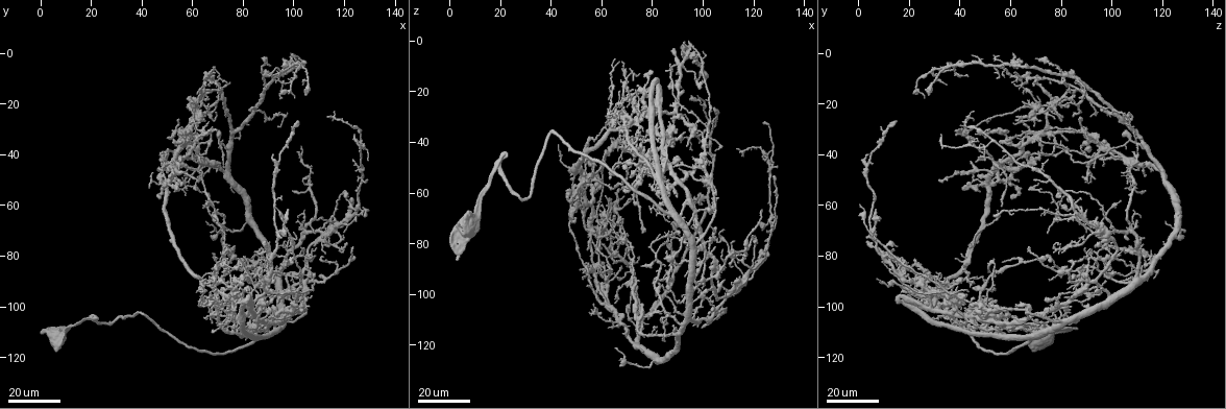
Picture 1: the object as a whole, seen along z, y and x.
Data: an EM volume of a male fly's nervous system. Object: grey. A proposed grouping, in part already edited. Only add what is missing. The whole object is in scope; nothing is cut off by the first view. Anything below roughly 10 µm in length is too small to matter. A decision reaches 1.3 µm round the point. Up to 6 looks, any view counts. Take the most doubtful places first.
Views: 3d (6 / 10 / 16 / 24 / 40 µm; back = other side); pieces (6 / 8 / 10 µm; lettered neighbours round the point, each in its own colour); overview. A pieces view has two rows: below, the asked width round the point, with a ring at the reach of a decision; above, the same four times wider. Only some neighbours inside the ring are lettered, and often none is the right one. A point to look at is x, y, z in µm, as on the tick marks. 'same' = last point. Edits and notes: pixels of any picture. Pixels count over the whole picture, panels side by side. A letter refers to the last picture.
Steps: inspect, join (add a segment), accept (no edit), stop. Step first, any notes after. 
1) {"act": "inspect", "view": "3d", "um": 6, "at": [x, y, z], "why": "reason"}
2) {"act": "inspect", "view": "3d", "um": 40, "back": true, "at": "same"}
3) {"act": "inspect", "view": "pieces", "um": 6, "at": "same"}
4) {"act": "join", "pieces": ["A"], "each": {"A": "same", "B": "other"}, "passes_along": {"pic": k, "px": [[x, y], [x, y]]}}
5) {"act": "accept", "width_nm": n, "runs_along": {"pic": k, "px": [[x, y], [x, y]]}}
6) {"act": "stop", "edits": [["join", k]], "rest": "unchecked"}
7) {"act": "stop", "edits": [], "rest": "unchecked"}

{"act": "inspect", "view": "3d", "um": 24, "at": [61, 49, 32], "why": "long arm stops here"}

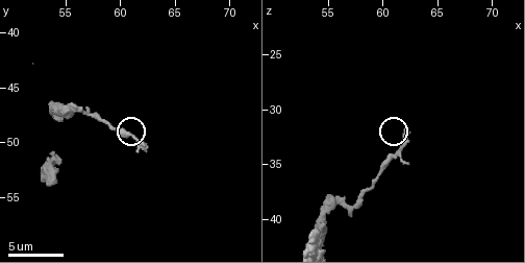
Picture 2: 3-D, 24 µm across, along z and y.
{"act": "inspect", "view": "pieces", "um": 10, "at": [62.2, 50.4, 32.0]}

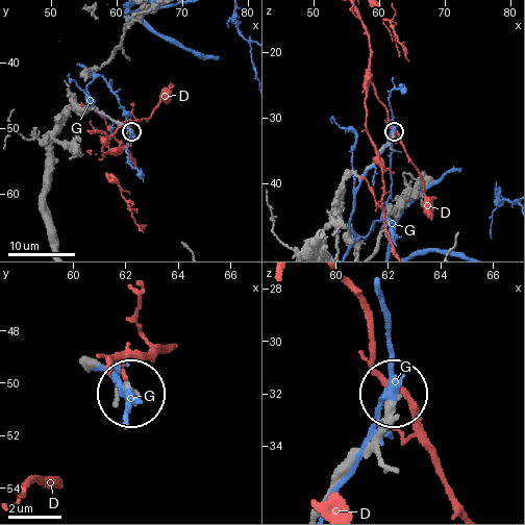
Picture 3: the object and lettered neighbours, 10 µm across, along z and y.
{"act": "accept", "each": {"D": "other", "G": "other"}, "found": "no lettered segment goes on from it"}

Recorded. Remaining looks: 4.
{"act": "inspect", "view": "3d", "um": 16, "at": [63, 25, 85], "why": "branch stops here"}

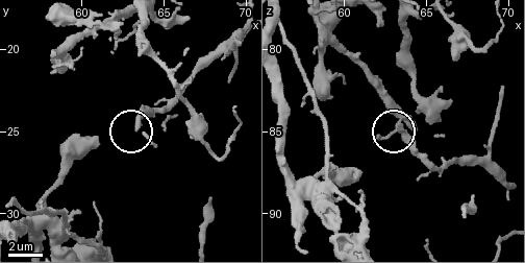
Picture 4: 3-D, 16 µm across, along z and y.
{"act": "inspect", "view": "pieces", "um": 10, "at": [63.4, 24.9, 84.5]}

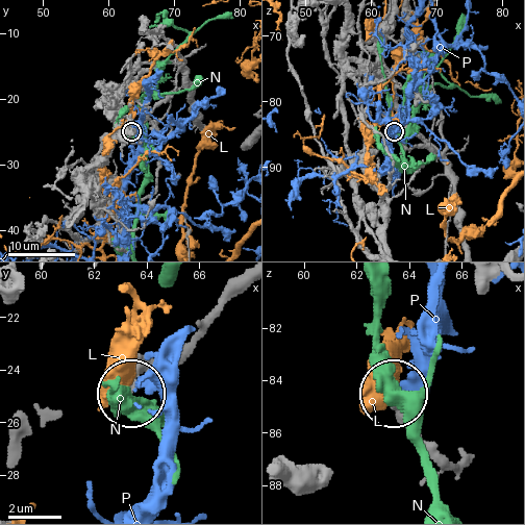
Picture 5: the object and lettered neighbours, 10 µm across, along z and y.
{"act": "accept", "each": {"L": "other", "N": "other", "P": "other"}, "found": "no lettered segment goes on from it"}

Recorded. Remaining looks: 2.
{"act": "stop", "edits": [], "rest": "unchecked"}

